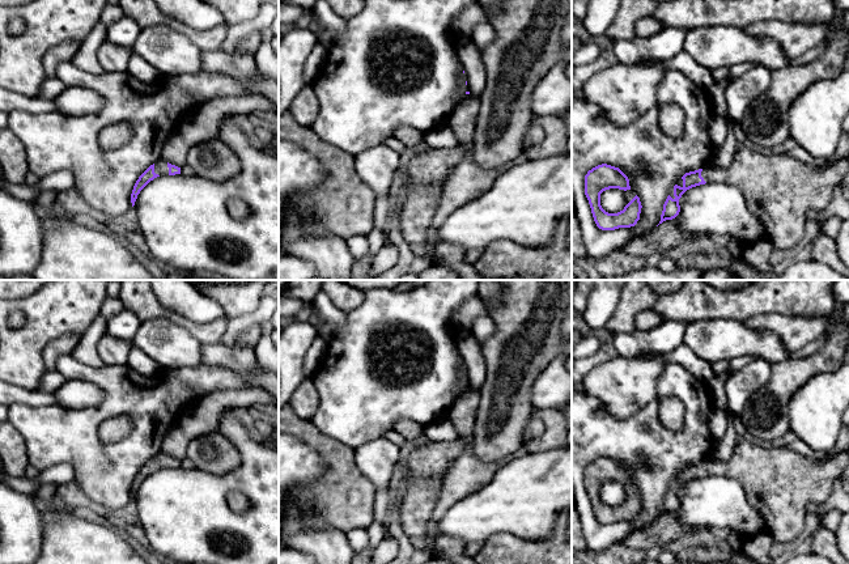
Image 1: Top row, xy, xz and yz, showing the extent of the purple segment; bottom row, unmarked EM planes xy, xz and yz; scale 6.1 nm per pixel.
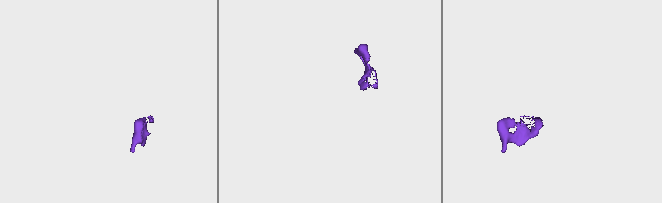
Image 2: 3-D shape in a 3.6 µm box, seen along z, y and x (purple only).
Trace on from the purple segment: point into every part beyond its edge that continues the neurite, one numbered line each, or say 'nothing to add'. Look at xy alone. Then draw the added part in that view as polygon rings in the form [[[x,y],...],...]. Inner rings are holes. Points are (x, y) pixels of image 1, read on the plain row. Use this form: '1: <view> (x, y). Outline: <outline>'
1: xy (161, 461). Outline: [[[160,453],[154,457],[154,466],[158,468],[169,468],[167,455]]]

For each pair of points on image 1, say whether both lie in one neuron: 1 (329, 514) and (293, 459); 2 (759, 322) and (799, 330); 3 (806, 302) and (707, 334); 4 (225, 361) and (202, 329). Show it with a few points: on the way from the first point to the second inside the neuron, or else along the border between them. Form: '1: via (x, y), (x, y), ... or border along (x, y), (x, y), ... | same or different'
1: border along (319, 454), (323, 473), (315, 480), (292, 488) | different
2: via (769, 322), (789, 330) | same
3: border along (712, 318), (733, 318), (742, 322) | different
4: border along (219, 342), (203, 346) | different

